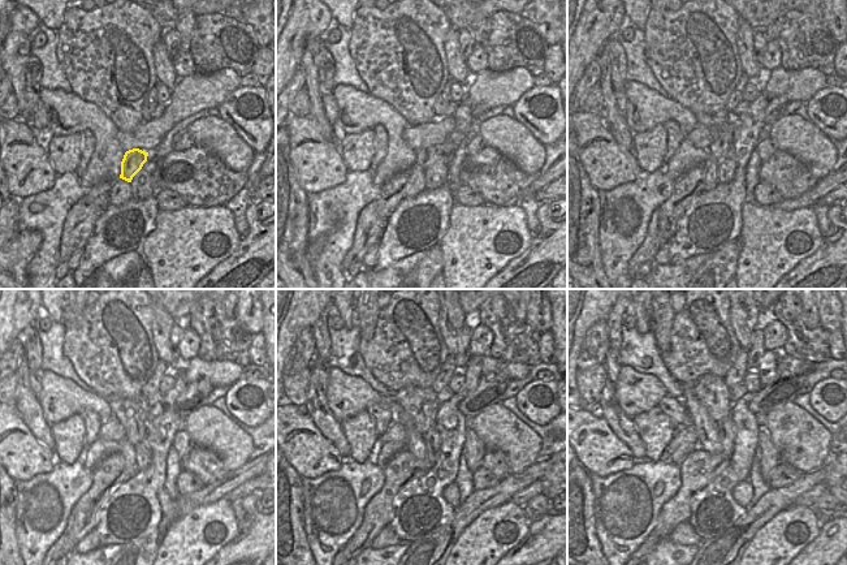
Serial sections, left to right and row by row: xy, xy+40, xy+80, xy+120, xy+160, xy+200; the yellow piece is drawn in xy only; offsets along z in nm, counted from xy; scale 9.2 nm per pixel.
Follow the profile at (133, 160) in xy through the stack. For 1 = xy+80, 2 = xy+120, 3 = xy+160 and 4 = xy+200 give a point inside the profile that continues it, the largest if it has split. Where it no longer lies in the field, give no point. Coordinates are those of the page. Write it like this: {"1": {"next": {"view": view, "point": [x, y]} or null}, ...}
{"1": {"next": {"view": "xy+80", "point": [720, 124]}}, "2": {"next": {"view": "xy+120", "point": [132, 413]}}, "3": {"next": {"view": "xy+160", "point": [420, 405]}}, "4": {"next": {"view": "xy+200", "point": [712, 392]}}}

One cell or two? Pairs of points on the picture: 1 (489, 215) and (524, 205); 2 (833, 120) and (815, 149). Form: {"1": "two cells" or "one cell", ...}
{"1": "two cells", "2": "two cells"}

